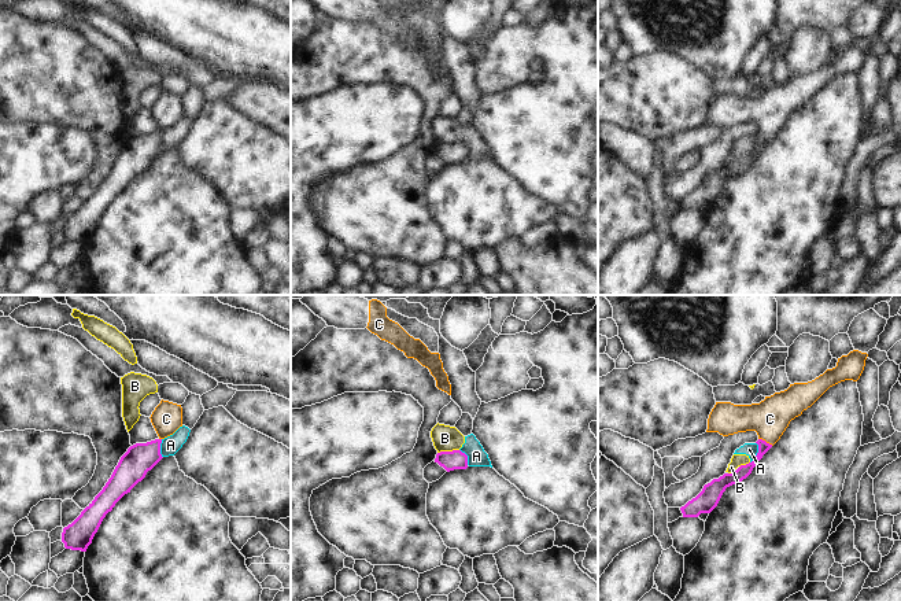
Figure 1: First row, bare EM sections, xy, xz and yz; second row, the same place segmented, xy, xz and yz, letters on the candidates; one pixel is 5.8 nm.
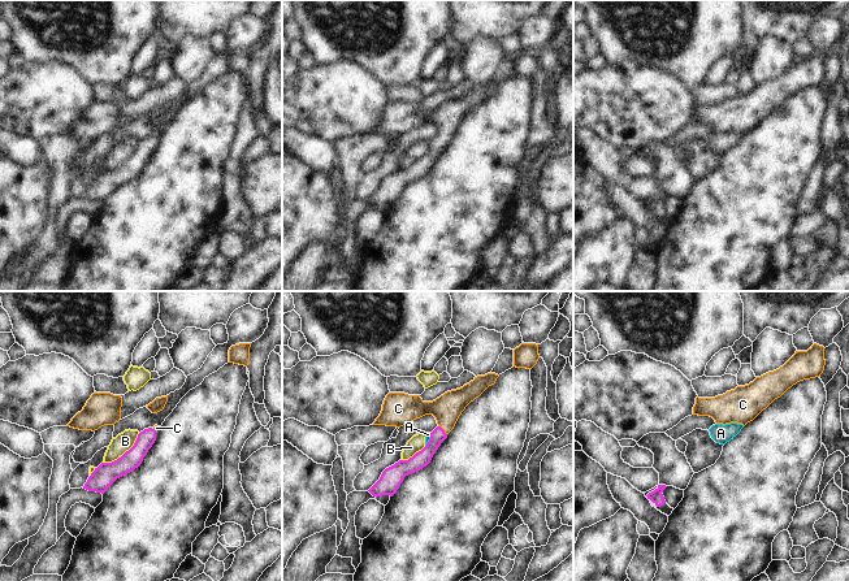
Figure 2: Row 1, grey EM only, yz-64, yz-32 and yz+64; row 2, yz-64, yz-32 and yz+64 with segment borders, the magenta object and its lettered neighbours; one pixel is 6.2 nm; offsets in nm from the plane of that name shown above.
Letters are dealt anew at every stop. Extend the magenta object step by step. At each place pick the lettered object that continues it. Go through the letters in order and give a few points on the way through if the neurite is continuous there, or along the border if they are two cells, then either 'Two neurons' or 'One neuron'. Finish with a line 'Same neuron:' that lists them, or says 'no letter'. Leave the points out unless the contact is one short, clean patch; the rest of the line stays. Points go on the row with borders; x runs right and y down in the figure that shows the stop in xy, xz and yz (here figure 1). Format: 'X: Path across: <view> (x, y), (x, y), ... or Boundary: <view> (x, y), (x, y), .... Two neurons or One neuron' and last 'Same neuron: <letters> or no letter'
A: Boundary: yz (756, 442), (756, 457), (750, 463). Two neurons
B: Boundary: xz (458, 449), (438, 453). Two neurons
C: Path across: yz (743, 471), (759, 457), (764, 441), (770, 432), (770, 419). One neuron
Same neuron: C.

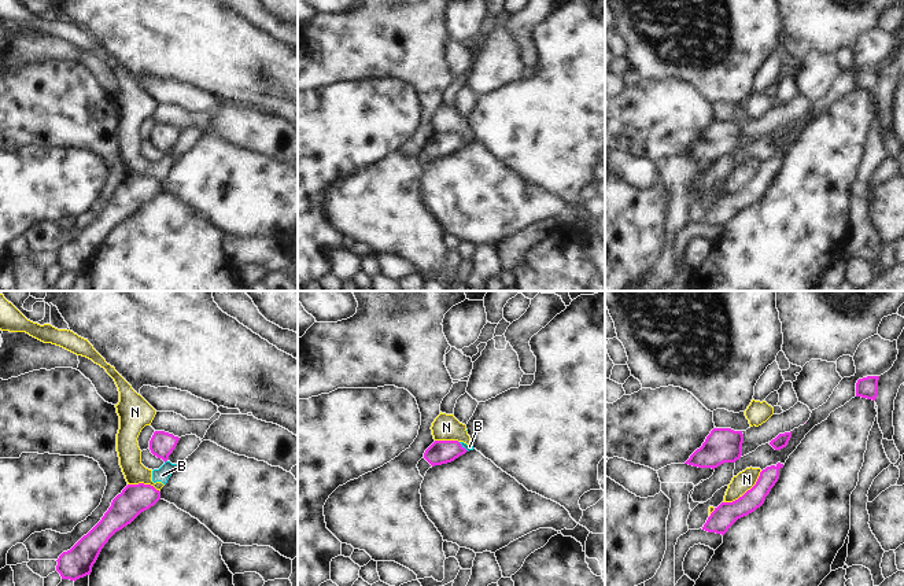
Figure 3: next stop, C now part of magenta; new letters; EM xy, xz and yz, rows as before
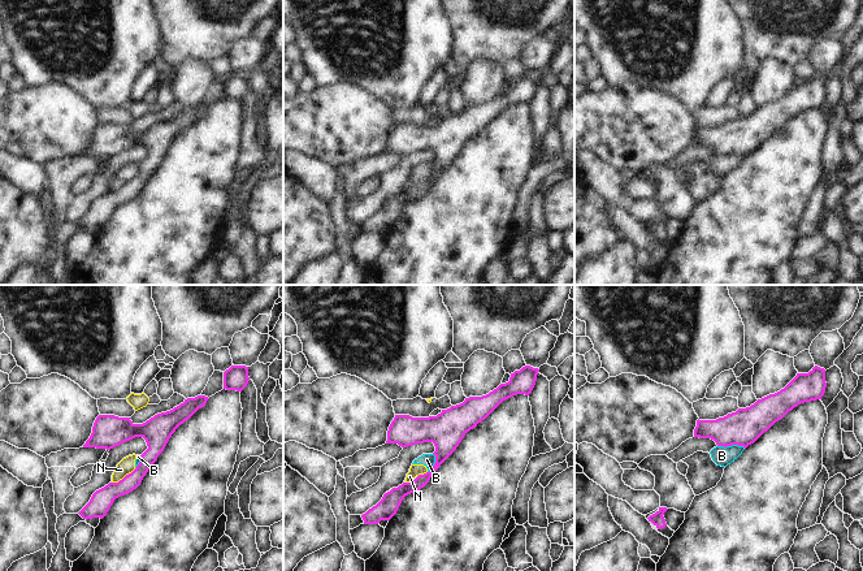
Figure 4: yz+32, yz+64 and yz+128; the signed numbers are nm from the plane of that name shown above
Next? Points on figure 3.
B: Two neurons
N: Boundary: yz (762, 471), (757, 481), (741, 496), (723, 502). Two neurons
Same neuron: no letter.

